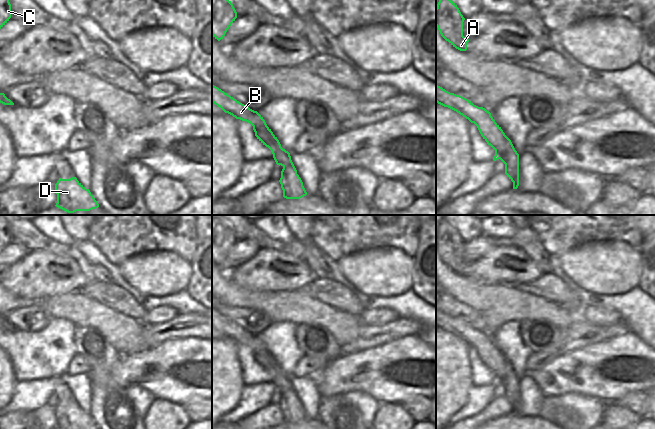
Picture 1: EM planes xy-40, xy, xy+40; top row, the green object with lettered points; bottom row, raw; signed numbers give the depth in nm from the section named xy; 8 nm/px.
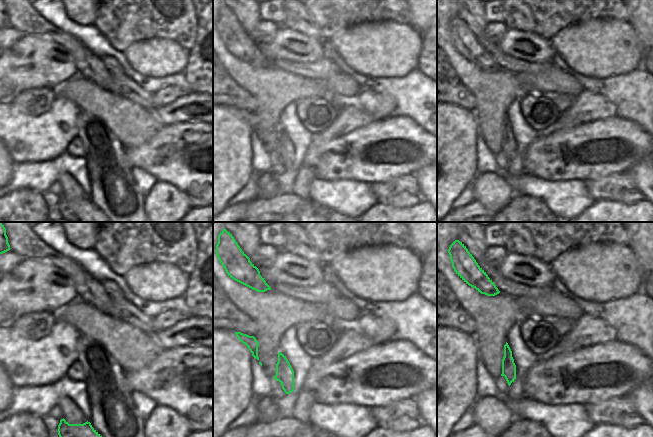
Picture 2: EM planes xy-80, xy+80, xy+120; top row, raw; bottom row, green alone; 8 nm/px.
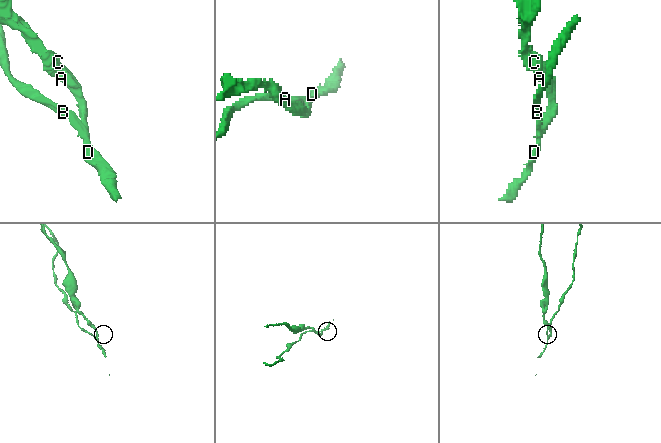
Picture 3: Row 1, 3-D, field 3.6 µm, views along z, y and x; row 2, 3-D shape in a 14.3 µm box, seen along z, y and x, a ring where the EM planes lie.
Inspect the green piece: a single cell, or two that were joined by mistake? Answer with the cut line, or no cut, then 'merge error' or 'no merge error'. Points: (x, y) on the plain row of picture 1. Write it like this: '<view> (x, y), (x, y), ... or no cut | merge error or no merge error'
xy+40 (507, 361), (504, 375), (501, 378), (495, 379) | merge error

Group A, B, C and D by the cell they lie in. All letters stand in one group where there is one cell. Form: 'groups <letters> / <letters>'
groups A C D / B

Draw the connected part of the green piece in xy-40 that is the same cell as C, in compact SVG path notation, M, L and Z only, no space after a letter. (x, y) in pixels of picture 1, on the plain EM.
M0 216L0 253L11 242L11 228L4 217Z

